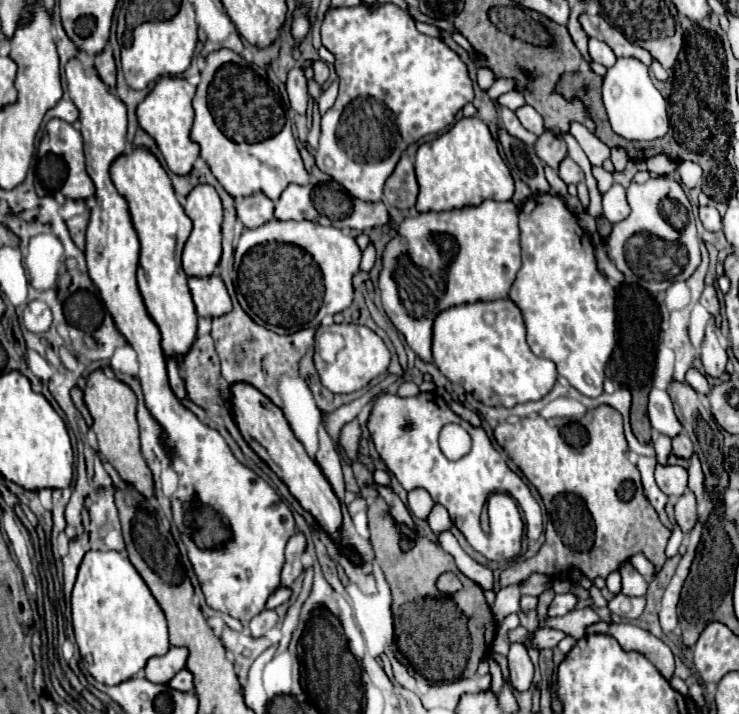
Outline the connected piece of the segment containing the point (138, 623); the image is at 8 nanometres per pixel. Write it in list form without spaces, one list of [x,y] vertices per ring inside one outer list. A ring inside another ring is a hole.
[[[88,552],[71,594],[72,624],[82,664],[98,682],[124,682],[152,656],[168,652],[168,626],[162,608],[138,570],[120,552]]]

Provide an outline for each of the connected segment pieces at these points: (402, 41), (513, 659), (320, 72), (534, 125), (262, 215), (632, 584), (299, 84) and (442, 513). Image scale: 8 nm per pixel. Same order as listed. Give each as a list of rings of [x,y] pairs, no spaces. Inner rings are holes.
[[[360,2],[354,8],[330,6],[322,22],[322,46],[334,54],[338,98],[322,116],[316,166],[342,184],[354,198],[378,202],[382,198],[384,182],[392,174],[400,154],[422,136],[438,134],[450,126],[458,110],[474,100],[474,84],[468,76],[468,66],[446,42],[420,34],[414,20],[392,2],[376,8],[368,2]]]
[[[512,644],[508,652],[510,662],[510,682],[518,692],[524,692],[532,686],[534,680],[534,666],[528,658],[528,650],[524,644]]]
[[[318,60],[318,62],[314,62],[312,68],[314,68],[314,80],[316,80],[316,84],[324,86],[324,82],[328,80],[328,66],[322,60]]]
[[[522,106],[520,110],[516,110],[522,126],[530,132],[534,132],[536,136],[540,136],[546,128],[544,128],[544,122],[542,122],[542,116],[532,108],[532,106]]]
[[[262,192],[238,198],[236,200],[236,210],[238,210],[238,220],[246,228],[262,226],[264,222],[274,218],[274,202],[268,200],[268,196],[264,196]]]
[[[626,562],[620,568],[622,574],[622,594],[626,596],[644,596],[648,590],[648,582]]]
[[[304,66],[290,68],[286,78],[286,92],[290,98],[290,106],[294,108],[296,114],[306,114],[306,106],[308,106],[308,88],[306,88],[306,78],[302,68]]]
[[[436,504],[434,510],[430,512],[430,518],[428,518],[428,526],[432,532],[444,532],[444,530],[450,530],[452,526],[452,520],[448,516],[448,510],[442,506],[442,504]]]

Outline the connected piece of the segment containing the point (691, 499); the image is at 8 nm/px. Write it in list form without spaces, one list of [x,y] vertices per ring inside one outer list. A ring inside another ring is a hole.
[[[686,490],[674,504],[674,520],[684,534],[688,534],[696,524],[696,496],[690,490]]]

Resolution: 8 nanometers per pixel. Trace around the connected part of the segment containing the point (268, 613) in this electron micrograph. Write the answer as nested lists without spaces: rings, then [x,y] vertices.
[[[264,610],[250,620],[250,632],[254,638],[260,638],[266,630],[276,626],[276,622],[278,622],[278,614],[274,610]]]

